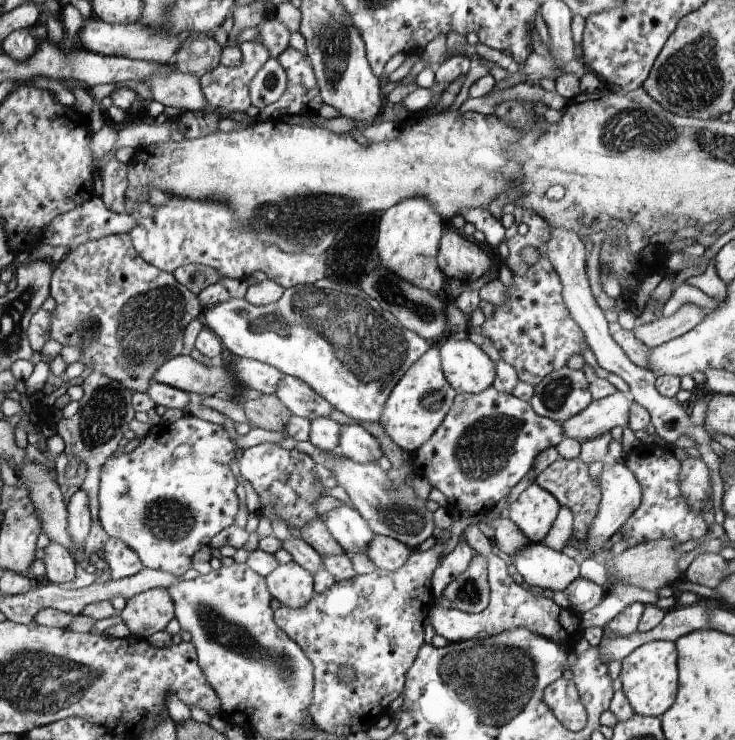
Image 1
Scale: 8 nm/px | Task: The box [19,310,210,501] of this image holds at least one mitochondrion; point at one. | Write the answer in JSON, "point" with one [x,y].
{"point":[105,409]}

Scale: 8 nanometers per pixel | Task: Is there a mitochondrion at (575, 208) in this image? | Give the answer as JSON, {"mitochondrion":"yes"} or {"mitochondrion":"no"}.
{"mitochondrion":"no"}

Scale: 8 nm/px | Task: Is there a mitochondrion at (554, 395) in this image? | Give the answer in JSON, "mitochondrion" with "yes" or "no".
{"mitochondrion":"yes"}

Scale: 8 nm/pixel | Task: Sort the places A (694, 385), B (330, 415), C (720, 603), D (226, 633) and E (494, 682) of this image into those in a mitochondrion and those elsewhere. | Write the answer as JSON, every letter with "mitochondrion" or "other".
{"A":"other","B":"other","C":"other","D":"mitochondrion","E":"mitochondrion"}

